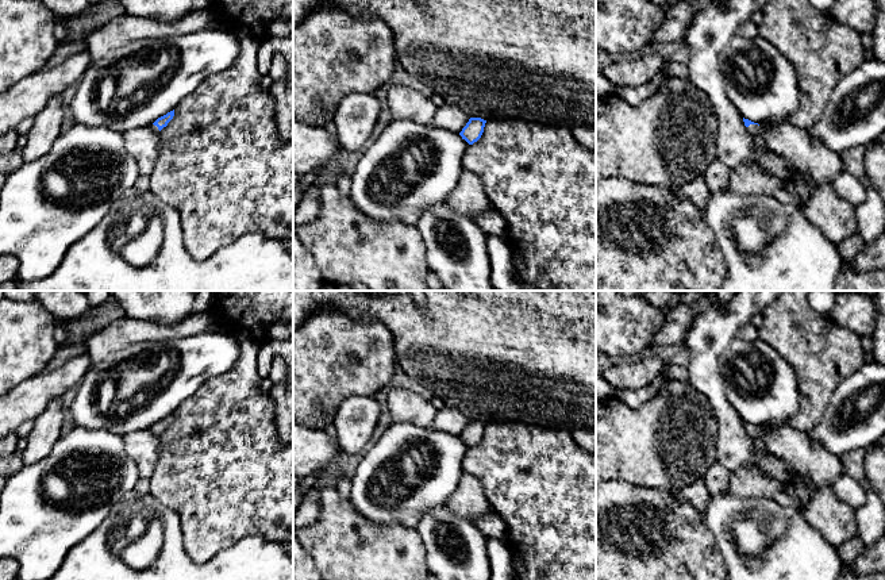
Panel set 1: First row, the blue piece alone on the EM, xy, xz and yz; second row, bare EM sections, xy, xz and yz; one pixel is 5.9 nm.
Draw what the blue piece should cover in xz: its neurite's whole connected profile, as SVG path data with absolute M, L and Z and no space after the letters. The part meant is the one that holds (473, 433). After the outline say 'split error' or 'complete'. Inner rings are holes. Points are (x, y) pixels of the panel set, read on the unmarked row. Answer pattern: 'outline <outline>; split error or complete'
outline M470 420L469 425L466 426L466 429L459 435L459 438L469 448L473 448L474 445L477 445L481 441L485 426L486 426L486 423L484 423L481 420Z; complete

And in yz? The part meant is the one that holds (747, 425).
outline M743 420L743 425L753 438L762 437L772 454L781 458L794 473L807 476L816 489L832 487L835 480L844 475L840 458L805 433L789 426L766 433L749 422Z; split error

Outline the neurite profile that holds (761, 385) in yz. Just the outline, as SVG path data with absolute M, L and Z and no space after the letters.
M734 338L720 353L719 368L726 396L742 420L758 427L769 423L781 429L799 411L800 391L794 369L773 346L761 338L755 341Z

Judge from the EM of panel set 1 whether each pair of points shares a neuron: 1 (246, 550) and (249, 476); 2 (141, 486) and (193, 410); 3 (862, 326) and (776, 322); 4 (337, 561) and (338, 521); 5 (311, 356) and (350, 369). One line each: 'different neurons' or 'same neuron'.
1: different neurons
2: different neurons
3: different neurons
4: same neuron
5: same neuron

